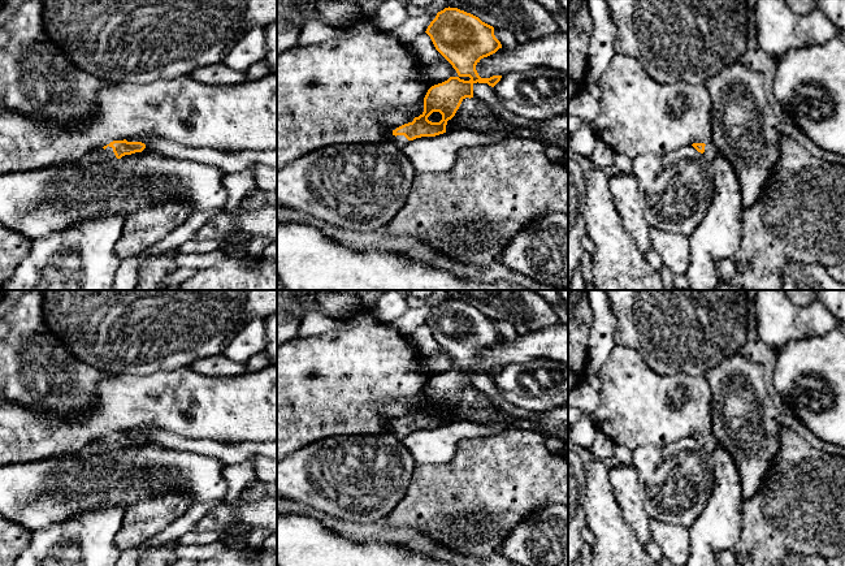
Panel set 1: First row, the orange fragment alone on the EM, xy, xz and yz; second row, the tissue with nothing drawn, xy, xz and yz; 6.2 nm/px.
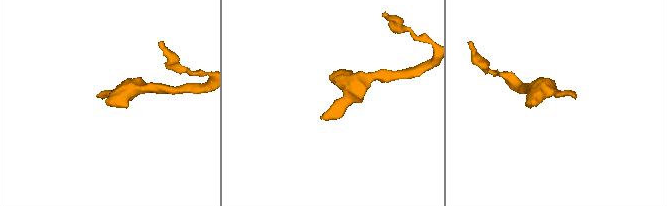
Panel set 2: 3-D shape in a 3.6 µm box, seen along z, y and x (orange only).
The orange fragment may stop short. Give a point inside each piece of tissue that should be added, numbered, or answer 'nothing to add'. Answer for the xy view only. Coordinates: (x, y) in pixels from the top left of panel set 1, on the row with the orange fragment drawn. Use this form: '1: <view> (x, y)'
1: xy (96, 155)

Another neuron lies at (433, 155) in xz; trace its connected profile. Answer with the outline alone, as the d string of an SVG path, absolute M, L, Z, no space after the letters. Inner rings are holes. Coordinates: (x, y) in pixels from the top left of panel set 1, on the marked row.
M504 122L497 130L485 134L468 129L446 131L436 137L410 141L402 151L417 173L442 174L455 165L456 155L462 148L495 144L520 128Z

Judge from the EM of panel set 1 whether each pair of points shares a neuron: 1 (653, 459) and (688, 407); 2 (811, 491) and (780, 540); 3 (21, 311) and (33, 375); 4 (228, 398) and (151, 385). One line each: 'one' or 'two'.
1: two
2: one
3: one
4: one

